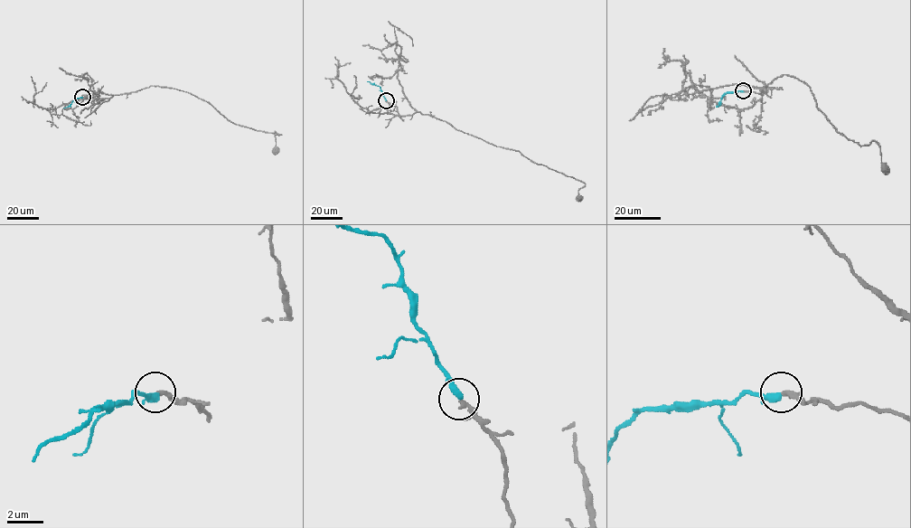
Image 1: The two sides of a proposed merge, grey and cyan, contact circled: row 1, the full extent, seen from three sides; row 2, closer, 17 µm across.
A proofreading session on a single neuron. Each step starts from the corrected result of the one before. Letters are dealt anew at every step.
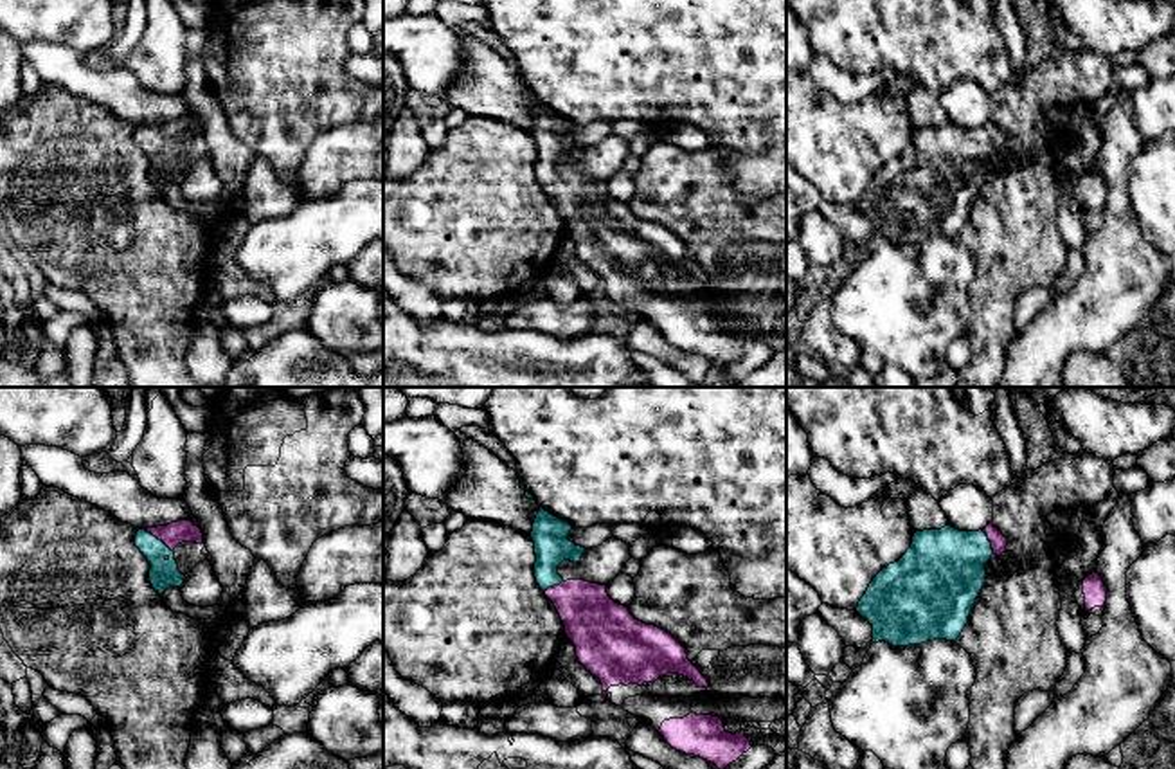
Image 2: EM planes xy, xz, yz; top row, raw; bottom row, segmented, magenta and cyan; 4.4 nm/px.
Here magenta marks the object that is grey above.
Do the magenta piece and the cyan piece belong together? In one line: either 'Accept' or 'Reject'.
Accept

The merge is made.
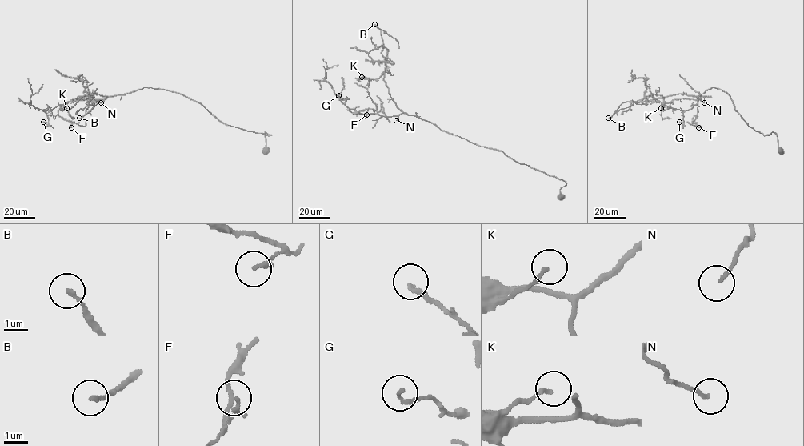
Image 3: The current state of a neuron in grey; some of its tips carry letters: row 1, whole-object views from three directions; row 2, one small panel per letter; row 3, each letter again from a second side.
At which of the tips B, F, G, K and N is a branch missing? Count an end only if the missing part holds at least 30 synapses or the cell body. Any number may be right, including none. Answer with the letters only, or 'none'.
B

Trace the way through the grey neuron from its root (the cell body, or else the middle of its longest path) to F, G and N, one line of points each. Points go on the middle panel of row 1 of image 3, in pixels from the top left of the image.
F: (560, 195), (565, 181), (502, 150), (405, 113), (354, 114), (367, 109), (366, 114)
G: (560, 195), (565, 181), (502, 150), (405, 113), (361, 114), (338, 95)
N: (560, 195), (560, 189), (566, 184), (565, 181), (518, 162), (502, 150), (478, 146), (405, 113), (396, 120)

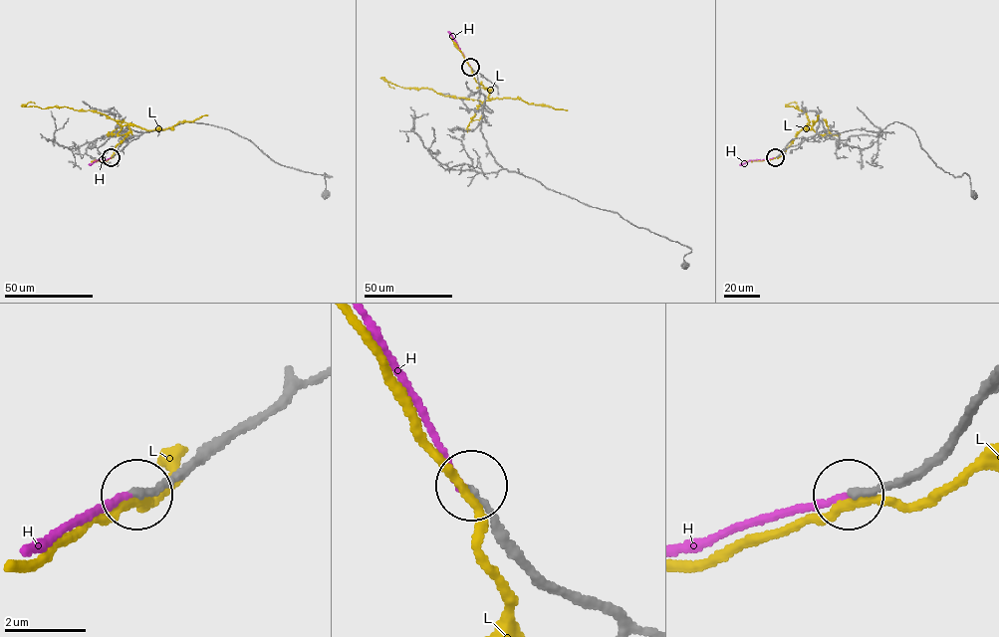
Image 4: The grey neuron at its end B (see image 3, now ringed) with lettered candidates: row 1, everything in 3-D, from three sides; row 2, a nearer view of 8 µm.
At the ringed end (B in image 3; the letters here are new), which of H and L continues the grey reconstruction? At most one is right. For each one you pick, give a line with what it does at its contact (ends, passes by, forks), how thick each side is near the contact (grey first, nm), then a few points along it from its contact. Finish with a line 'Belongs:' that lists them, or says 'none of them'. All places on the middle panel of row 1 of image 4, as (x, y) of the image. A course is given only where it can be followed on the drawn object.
Belongs: none of them

